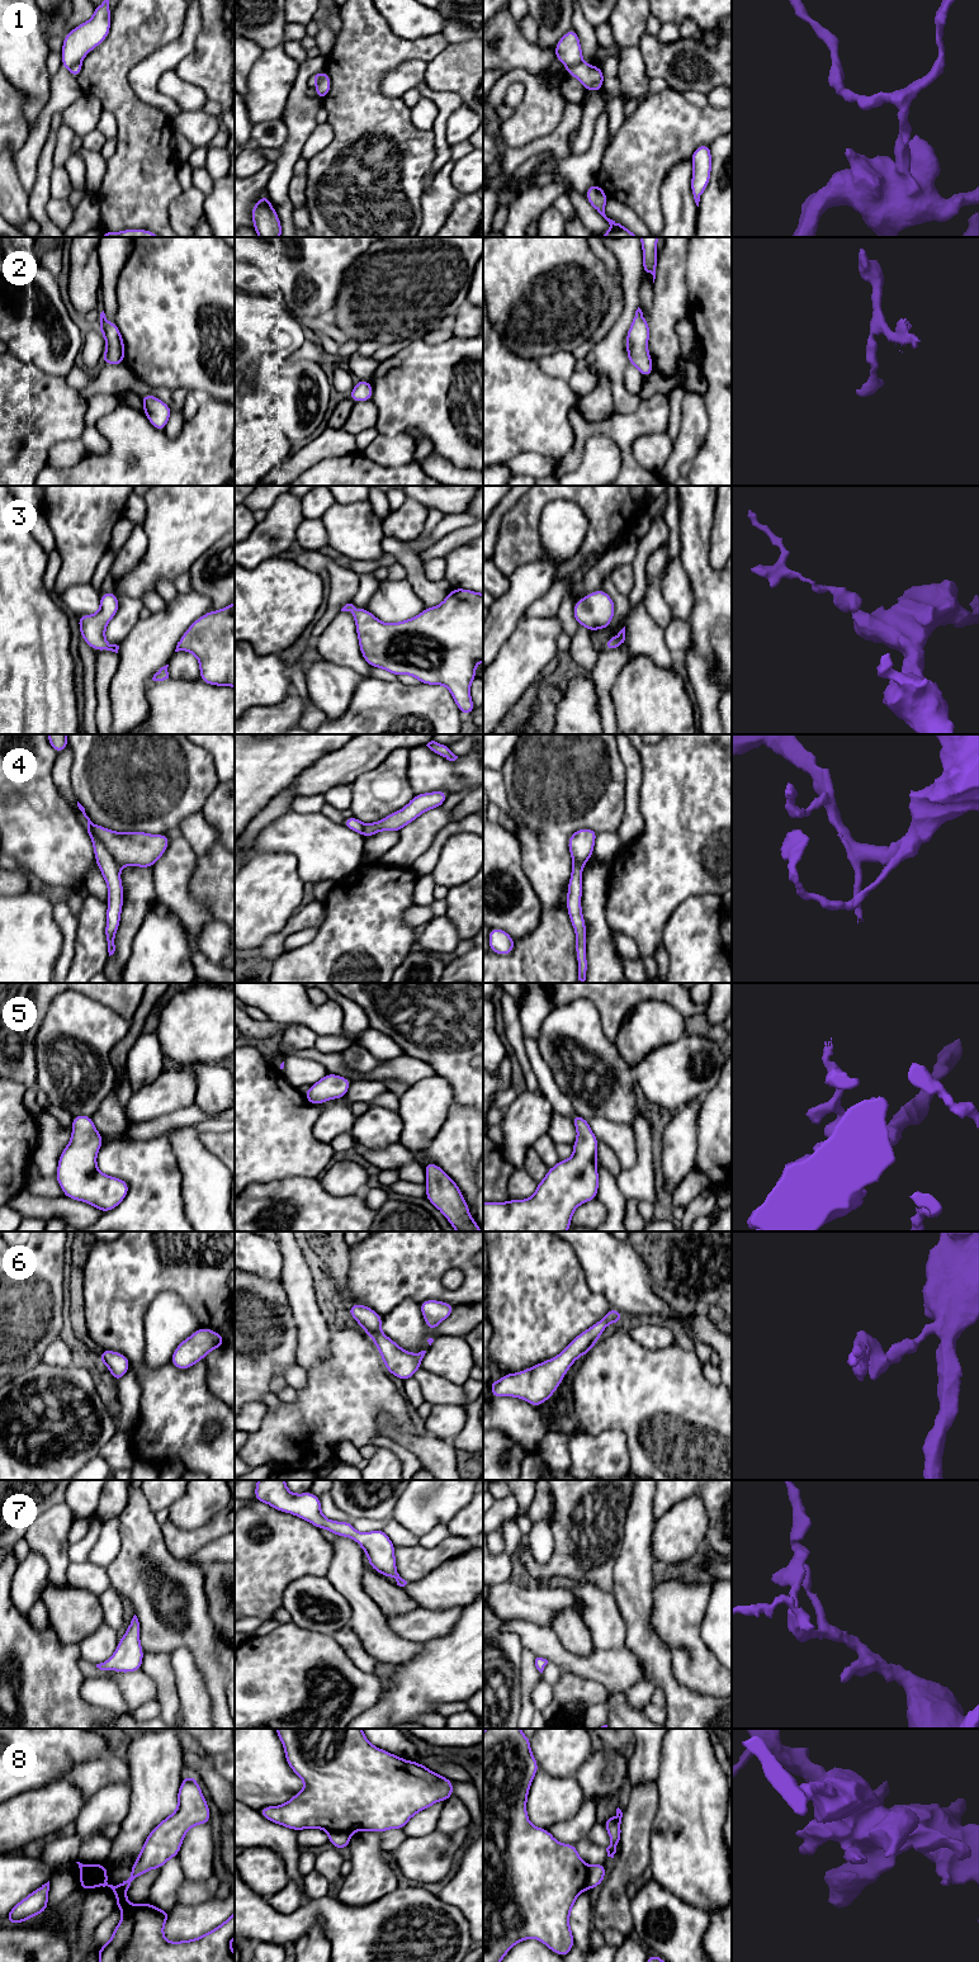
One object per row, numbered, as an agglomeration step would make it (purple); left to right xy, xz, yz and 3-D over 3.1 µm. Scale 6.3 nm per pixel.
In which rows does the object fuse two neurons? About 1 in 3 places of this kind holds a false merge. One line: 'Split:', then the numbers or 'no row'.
Split: 1, 4, 8

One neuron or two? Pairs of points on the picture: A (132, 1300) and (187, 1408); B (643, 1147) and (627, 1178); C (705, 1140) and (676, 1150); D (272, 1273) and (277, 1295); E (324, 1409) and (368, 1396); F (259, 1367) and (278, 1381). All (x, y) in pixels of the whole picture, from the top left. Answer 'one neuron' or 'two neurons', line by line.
A: one neuron
B: one neuron
C: two neurons
D: two neurons
E: one neuron
F: two neurons

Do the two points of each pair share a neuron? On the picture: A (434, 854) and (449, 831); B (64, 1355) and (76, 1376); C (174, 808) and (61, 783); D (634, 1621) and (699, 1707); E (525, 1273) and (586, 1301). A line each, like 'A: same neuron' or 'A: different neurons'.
A: same neuron
B: different neurons
C: different neurons
D: same neuron
E: same neuron

